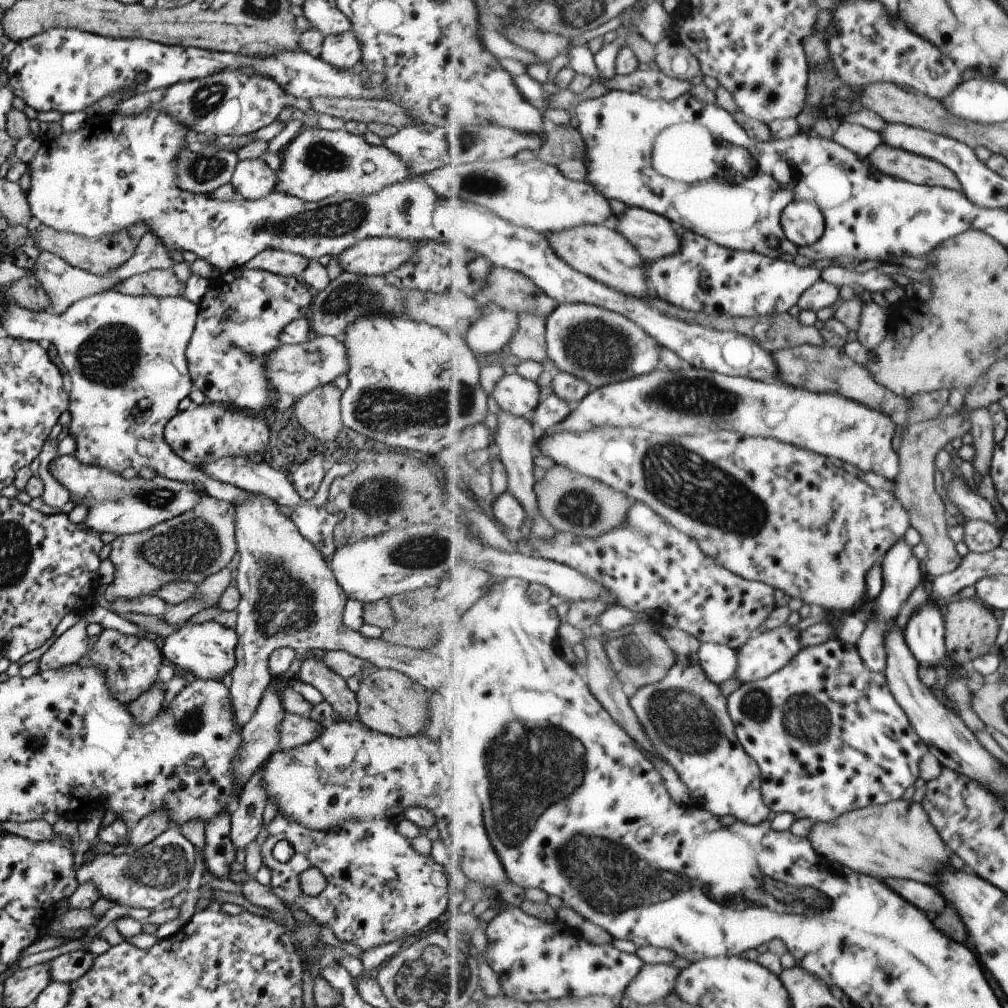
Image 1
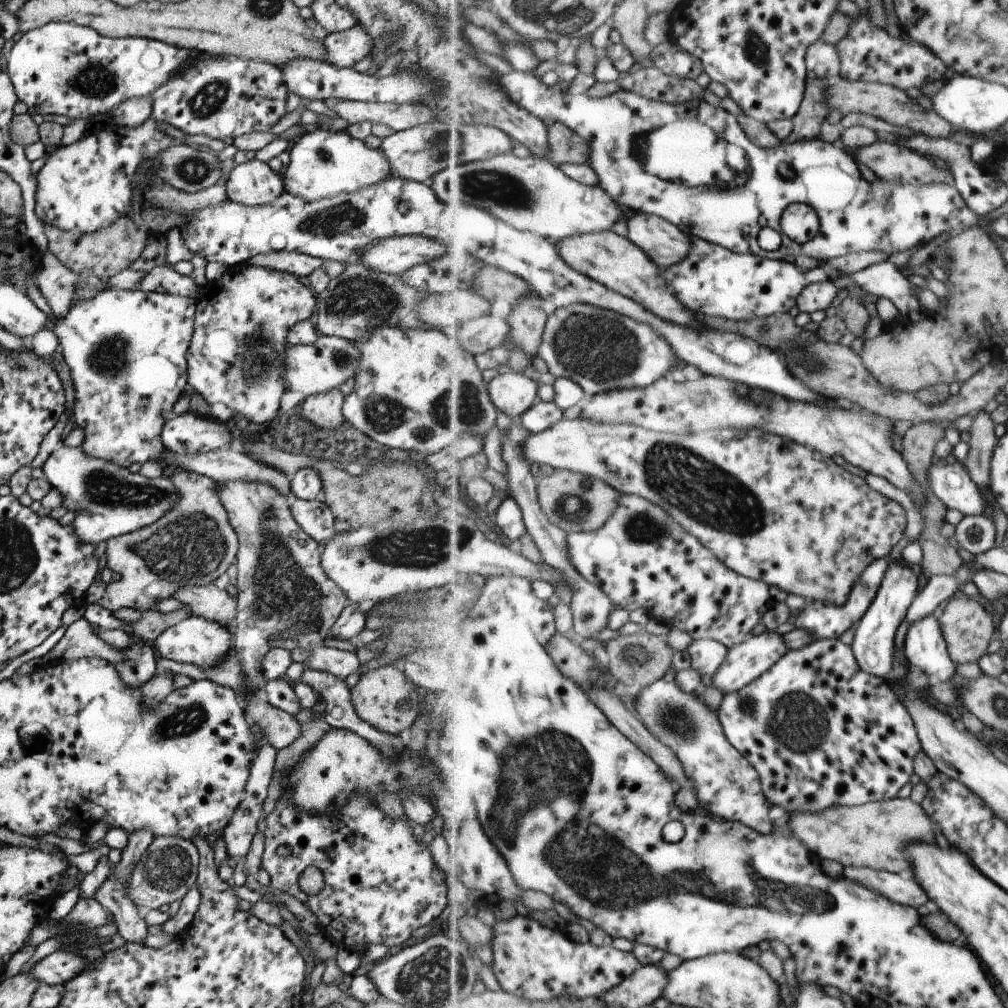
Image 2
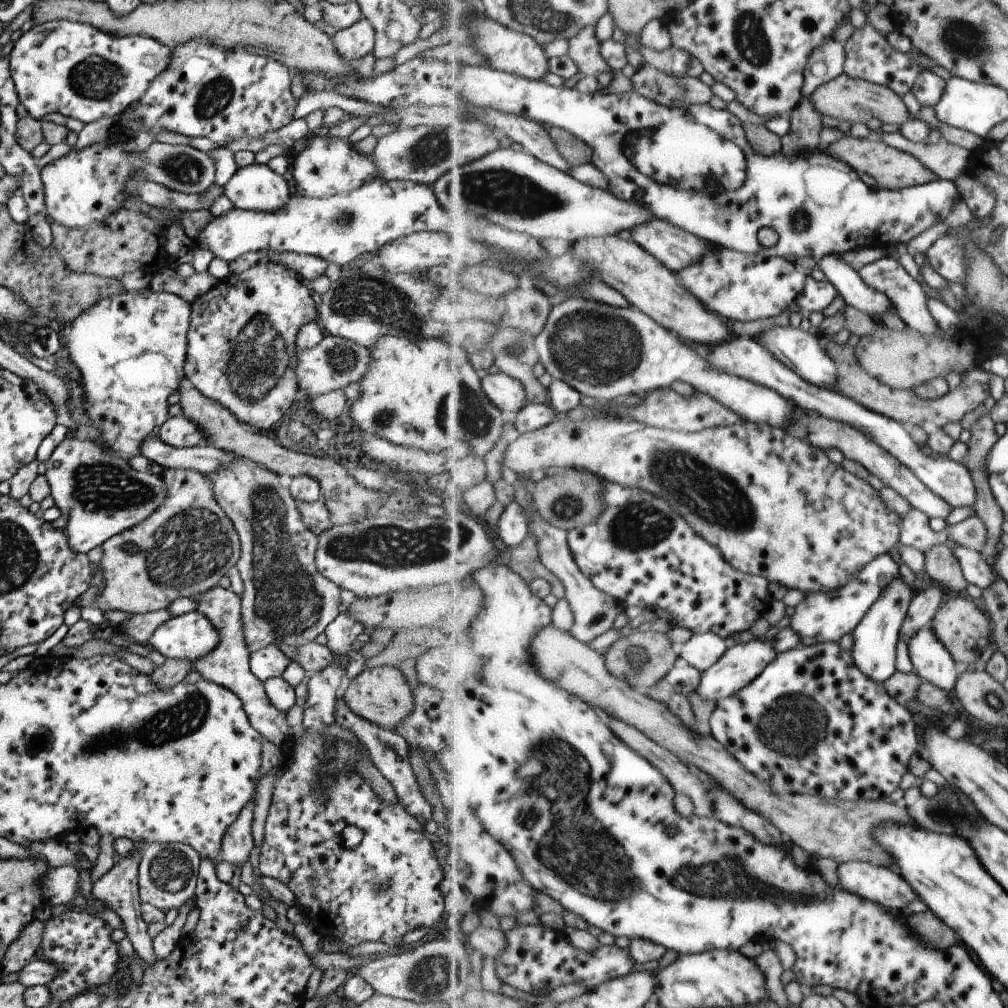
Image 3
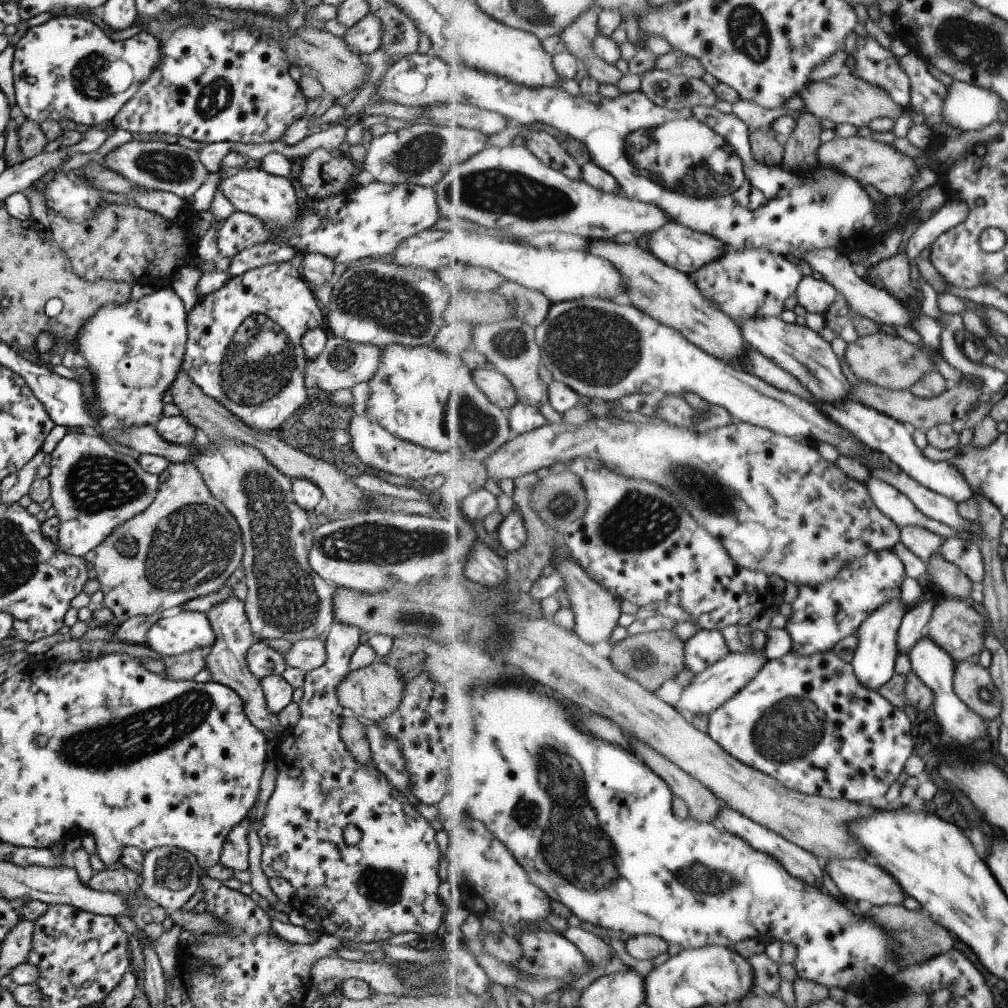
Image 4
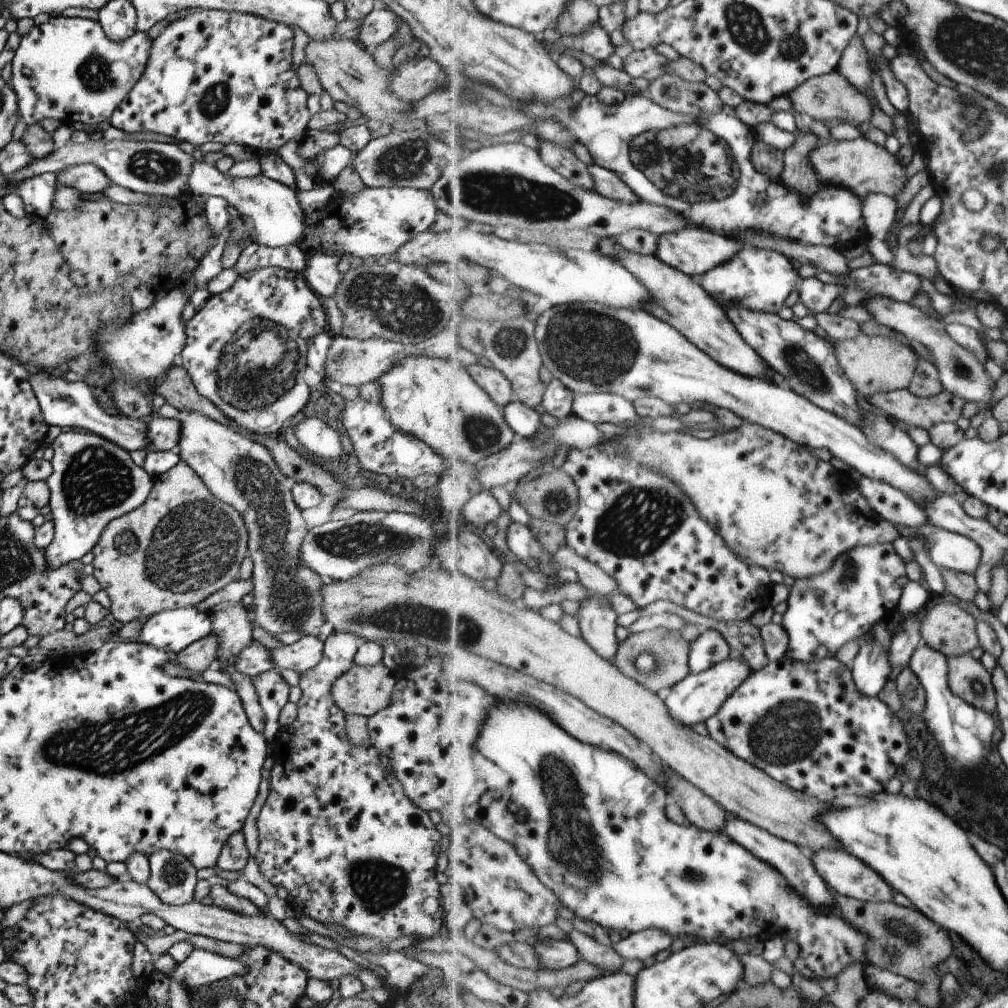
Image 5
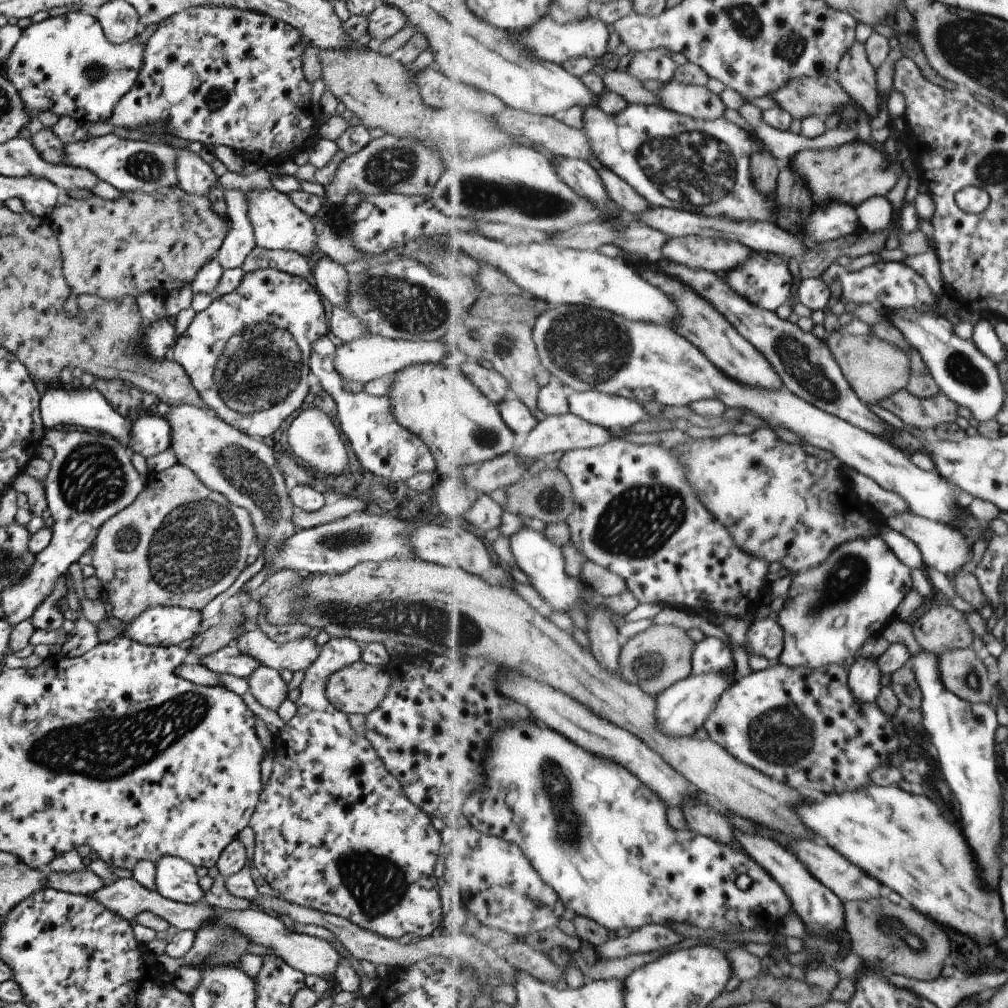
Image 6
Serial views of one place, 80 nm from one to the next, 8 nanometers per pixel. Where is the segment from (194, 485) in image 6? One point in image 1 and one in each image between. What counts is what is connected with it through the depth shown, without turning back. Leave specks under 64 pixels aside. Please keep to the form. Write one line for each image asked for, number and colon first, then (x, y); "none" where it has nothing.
1: (190, 547)
2: (192, 544)
3: (187, 544)
4: (184, 545)
5: (182, 544)

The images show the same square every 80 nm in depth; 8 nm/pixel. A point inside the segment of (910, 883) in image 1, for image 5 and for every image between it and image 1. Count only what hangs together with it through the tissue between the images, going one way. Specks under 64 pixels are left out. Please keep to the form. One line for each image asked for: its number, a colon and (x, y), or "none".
2: (890, 885)
3: (889, 889)
4: (857, 879)
5: (847, 875)

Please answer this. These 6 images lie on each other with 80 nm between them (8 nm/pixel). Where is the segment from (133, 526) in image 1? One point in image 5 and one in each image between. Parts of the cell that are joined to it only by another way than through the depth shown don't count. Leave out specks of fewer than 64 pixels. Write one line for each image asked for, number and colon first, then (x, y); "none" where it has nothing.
2: (108, 501)
3: (101, 495)
4: (93, 489)
5: (93, 481)

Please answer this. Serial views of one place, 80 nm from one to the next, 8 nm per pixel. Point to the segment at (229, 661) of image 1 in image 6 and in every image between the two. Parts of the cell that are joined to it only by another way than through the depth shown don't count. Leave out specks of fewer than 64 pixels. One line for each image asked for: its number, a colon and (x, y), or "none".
2: (194, 641)
3: (189, 636)
4: (188, 630)
5: (171, 630)
6: (163, 626)

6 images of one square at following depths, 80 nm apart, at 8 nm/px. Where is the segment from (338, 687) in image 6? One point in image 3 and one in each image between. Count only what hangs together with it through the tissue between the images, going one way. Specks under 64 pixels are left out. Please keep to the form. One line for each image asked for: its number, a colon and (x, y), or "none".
3: (381, 696)
4: (370, 693)
5: (362, 690)

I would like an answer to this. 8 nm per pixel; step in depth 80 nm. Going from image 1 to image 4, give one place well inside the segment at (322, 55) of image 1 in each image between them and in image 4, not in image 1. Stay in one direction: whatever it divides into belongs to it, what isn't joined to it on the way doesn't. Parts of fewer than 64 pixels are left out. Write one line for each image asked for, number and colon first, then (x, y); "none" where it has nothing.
2: (343, 49)
3: (352, 43)
4: (364, 36)

